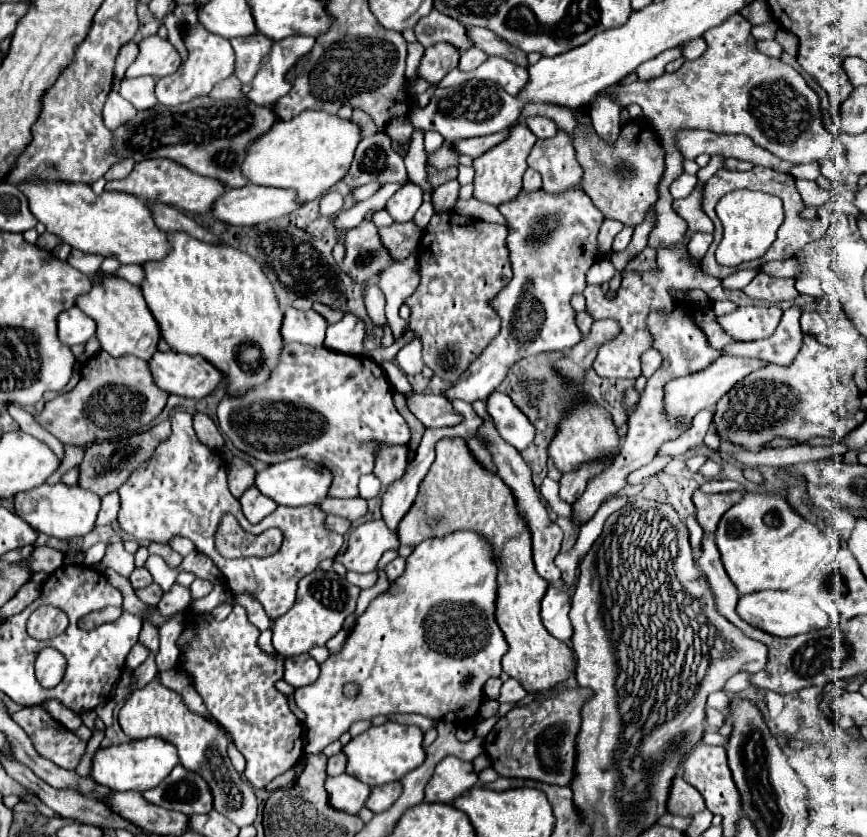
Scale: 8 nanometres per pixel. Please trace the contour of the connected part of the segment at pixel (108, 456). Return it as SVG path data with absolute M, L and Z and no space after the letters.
M161 422L157 426L153 426L151 430L143 432L143 434L135 434L131 438L119 440L119 442L103 442L103 444L91 444L91 448L87 448L85 458L81 462L81 478L79 478L79 486L87 488L99 496L105 496L113 490L117 490L129 476L131 472L143 464L145 460L149 460L155 452L155 448L165 442L171 436L171 424L169 422Z

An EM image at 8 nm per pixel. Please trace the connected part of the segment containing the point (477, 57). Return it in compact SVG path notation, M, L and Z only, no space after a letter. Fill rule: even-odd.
M471 48L471 50L467 50L467 52L461 54L461 60L459 60L459 66L457 66L457 68L463 70L463 72L475 70L485 58L487 58L487 54L485 54L483 50L479 50L479 48Z

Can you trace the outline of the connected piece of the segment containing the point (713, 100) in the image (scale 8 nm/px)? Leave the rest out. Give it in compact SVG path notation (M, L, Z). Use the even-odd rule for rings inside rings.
M733 14L721 26L707 30L703 34L703 38L707 42L707 50L703 52L703 58L687 60L687 62L683 62L683 66L677 72L663 74L655 80L633 82L627 86L615 86L615 90L613 88L607 90L609 94L615 94L615 100L623 108L627 108L629 104L639 104L643 108L645 118L659 132L661 144L667 152L665 154L665 172L663 172L663 178L657 186L659 198L653 204L655 224L653 224L653 230L649 234L649 246L653 246L653 248L673 246L673 244L681 242L685 232L687 232L687 222L683 222L683 218L679 218L671 210L673 198L669 194L671 182L683 174L683 160L685 158L679 152L679 148L675 146L675 134L679 130L709 130L715 134L745 134L745 136L753 138L753 142L757 146L763 146L771 154L775 154L783 160L789 160L793 164L809 164L809 162L823 160L835 142L835 136L823 124L821 100L819 100L817 92L813 92L807 86L805 78L795 68L791 68L789 64L783 64L779 58L765 56L757 50L755 38L751 38L751 24L741 14Z

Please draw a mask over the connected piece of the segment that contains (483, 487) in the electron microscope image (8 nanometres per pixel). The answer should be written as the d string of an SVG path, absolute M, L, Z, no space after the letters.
M443 438L437 446L437 458L431 464L427 476L419 484L419 494L411 506L411 510L403 516L397 536L401 544L417 546L419 542L435 536L445 536L457 530L475 530L487 536L495 546L495 558L497 558L497 622L505 634L505 640L509 642L509 652L503 658L503 670L521 682L521 686L527 692L541 694L553 690L557 684L565 682L571 672L575 670L575 660L571 656L571 650L565 642L553 638L547 628L541 622L541 600L547 590L547 582L537 574L531 558L531 530L527 530L527 522L523 522L523 516L519 514L519 508L515 506L515 498L511 494L511 488L491 470L481 466L481 462L469 452L467 440L463 438Z

